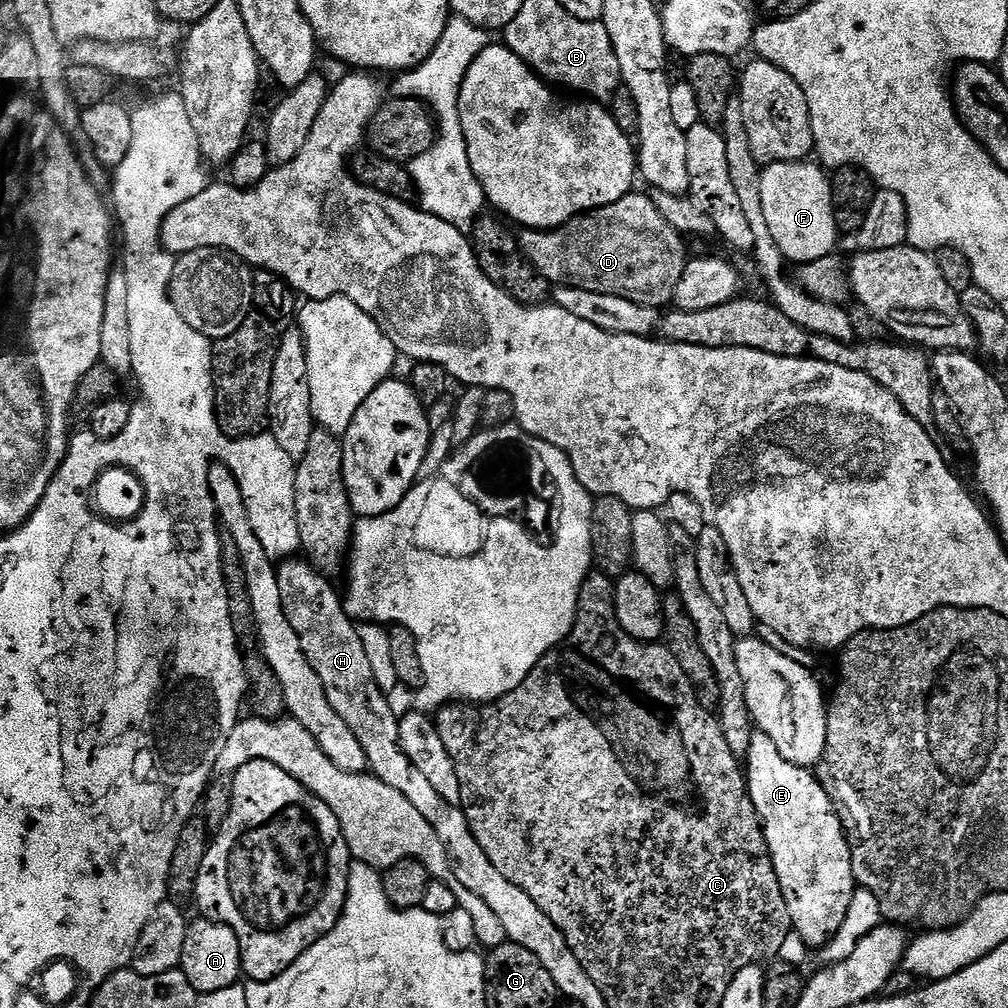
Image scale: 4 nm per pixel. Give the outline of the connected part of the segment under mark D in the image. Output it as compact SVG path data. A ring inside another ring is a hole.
M629 194L610 206L602 206L601 208L595 208L593 212L585 212L584 215L573 218L569 224L563 224L561 228L521 231L518 236L520 250L526 259L548 279L549 285L577 288L578 290L594 290L594 294L614 294L618 298L630 298L630 302L638 302L642 306L663 309L665 306L672 304L674 290L678 286L682 274L688 268L690 253L688 253L687 246L684 245L685 237L670 222L662 218L662 214L658 212L658 206L654 206L650 196L648 194L642 194L642 196L636 195Z

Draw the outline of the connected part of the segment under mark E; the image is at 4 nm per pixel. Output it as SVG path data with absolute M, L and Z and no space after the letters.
M753 735L746 757L746 779L748 793L764 826L768 852L772 855L772 865L778 874L786 906L790 910L793 929L809 949L823 949L834 938L834 934L838 934L842 922L846 922L852 893L858 887L852 873L852 851L841 813L815 775L809 769L800 768L794 762L782 758L778 746L774 746L774 742L766 735Z

